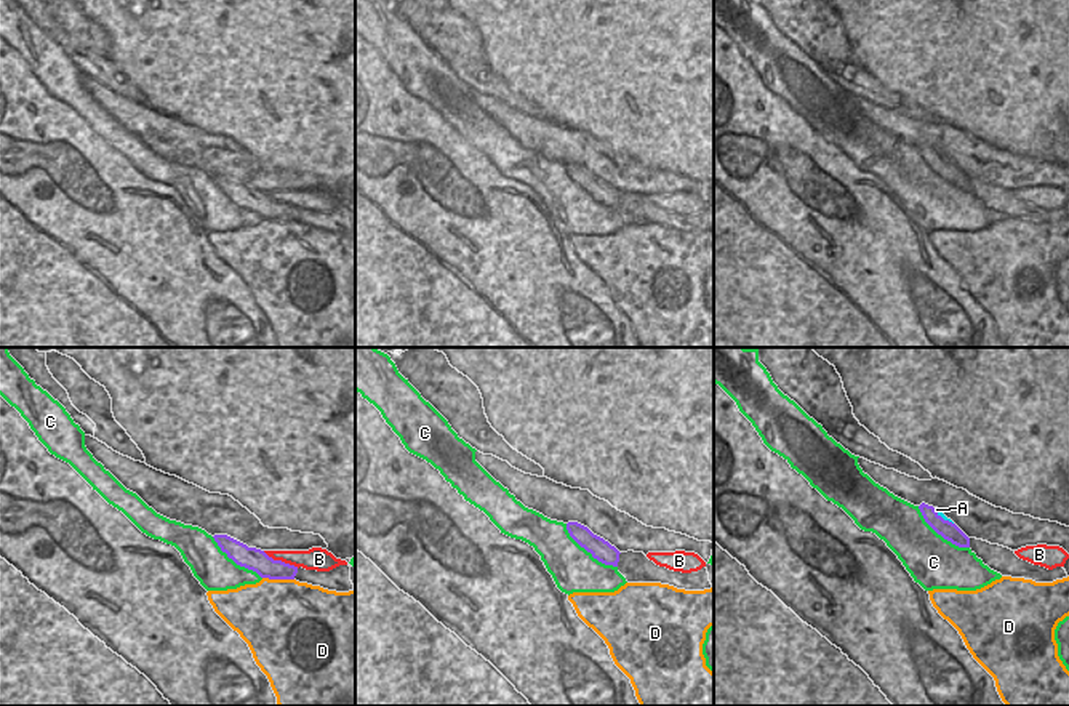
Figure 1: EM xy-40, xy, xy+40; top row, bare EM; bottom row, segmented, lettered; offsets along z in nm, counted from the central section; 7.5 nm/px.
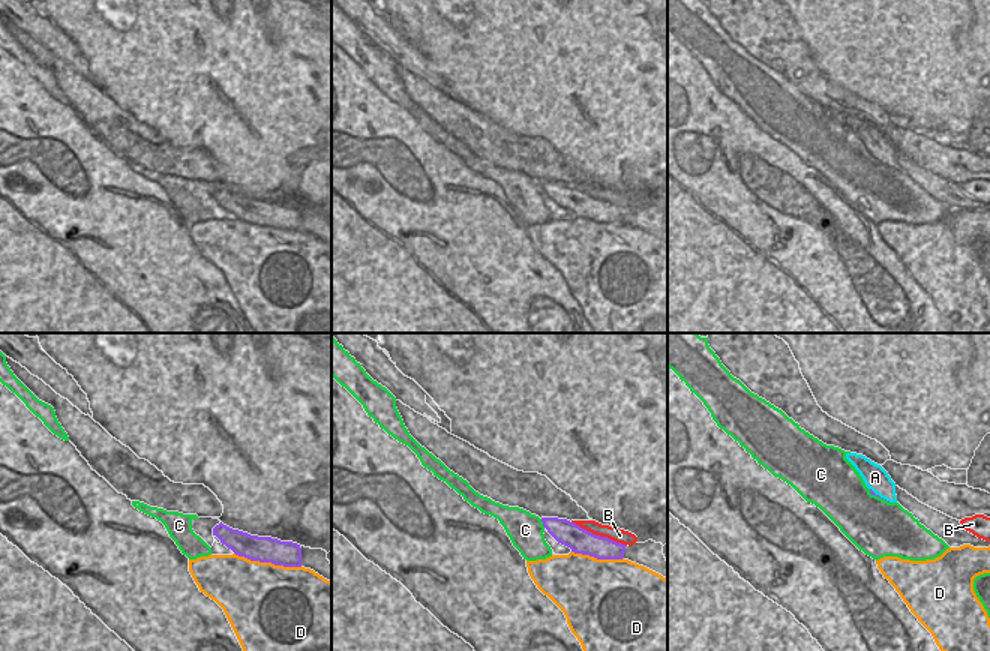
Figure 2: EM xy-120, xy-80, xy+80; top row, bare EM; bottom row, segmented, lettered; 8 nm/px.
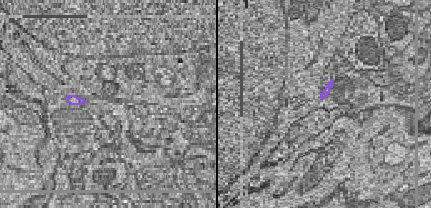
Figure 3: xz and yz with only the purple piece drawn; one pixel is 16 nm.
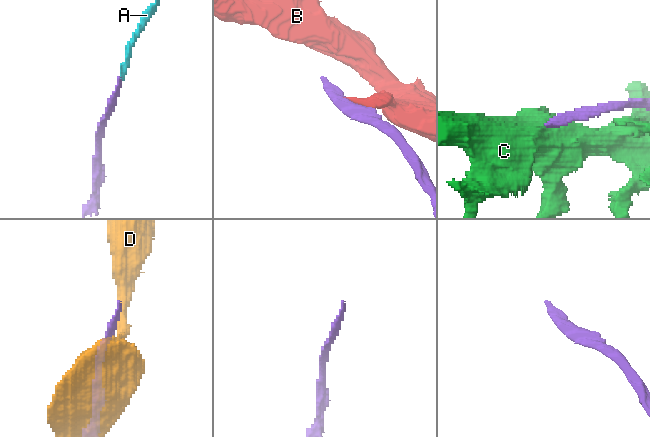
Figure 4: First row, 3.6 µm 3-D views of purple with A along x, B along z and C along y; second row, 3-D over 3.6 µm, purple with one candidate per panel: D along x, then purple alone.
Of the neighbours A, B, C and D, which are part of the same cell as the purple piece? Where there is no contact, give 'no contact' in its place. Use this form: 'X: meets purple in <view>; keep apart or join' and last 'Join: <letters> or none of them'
A: meets purple in xy+40; join
B: meets purple in xy-40; keep apart
C: meets purple in xy; keep apart
D: meets purple in xy-40; keep apart
Join: A

